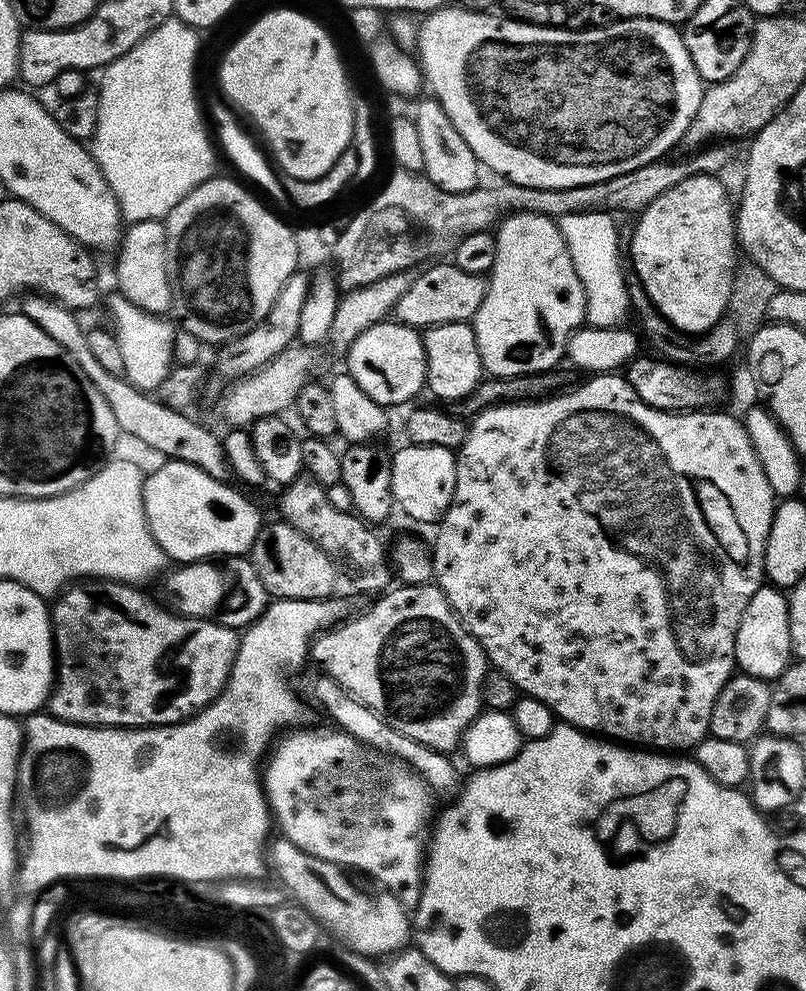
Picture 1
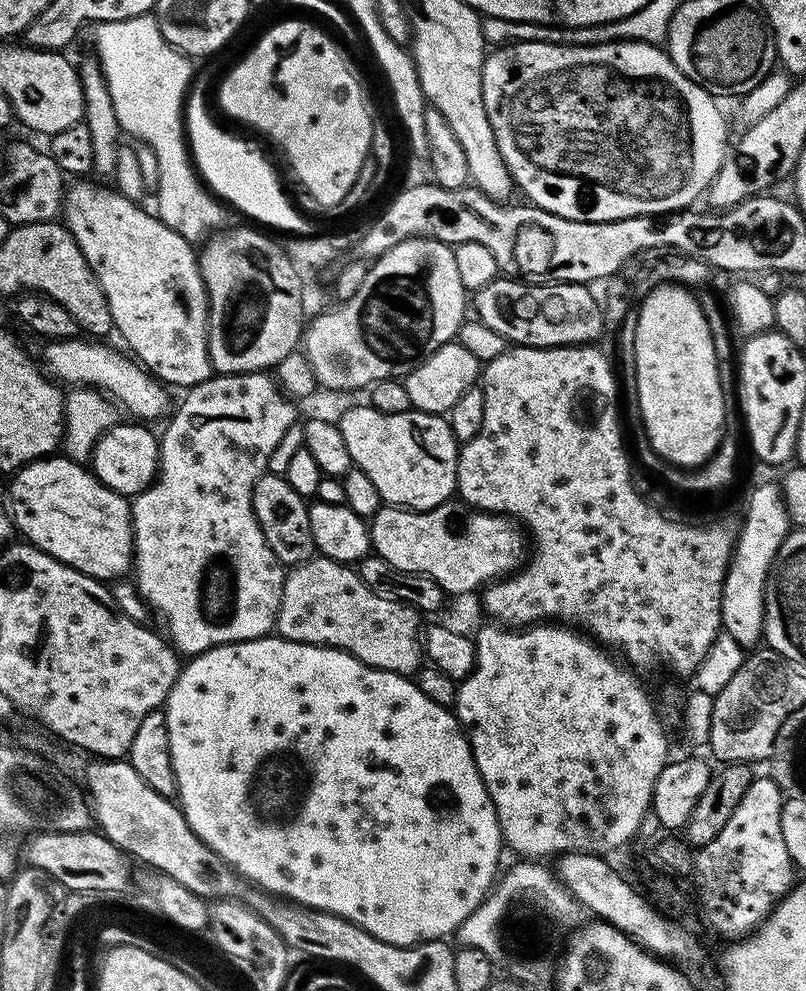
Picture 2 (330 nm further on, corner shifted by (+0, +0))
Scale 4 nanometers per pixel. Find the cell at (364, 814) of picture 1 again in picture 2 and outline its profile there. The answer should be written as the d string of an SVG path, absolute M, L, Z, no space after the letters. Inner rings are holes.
M279 634L261 636L259 640L243 640L237 644L220 644L217 648L207 648L205 652L193 655L192 660L183 665L170 690L167 700L164 702L162 715L164 724L168 727L168 757L172 763L172 777L176 780L175 795L178 797L180 811L183 812L190 830L198 834L214 854L224 861L232 871L237 872L249 885L255 886L259 891L269 893L285 901L299 904L302 908L317 908L319 912L329 912L335 916L346 918L354 922L362 930L366 930L374 938L378 938L387 944L408 948L412 944L418 944L425 940L444 940L451 937L457 928L474 914L476 907L483 902L484 897L492 891L498 880L496 867L500 864L500 848L502 849L502 837L500 835L500 823L496 817L496 811L492 805L490 794L478 774L478 766L474 762L472 747L468 745L468 738L464 729L460 727L460 721L449 709L438 706L438 702L430 702L422 690L407 676L400 676L397 672L383 672L377 668L371 668L363 664L358 658L340 648L323 648L317 644L303 644L293 640L285 640Z

